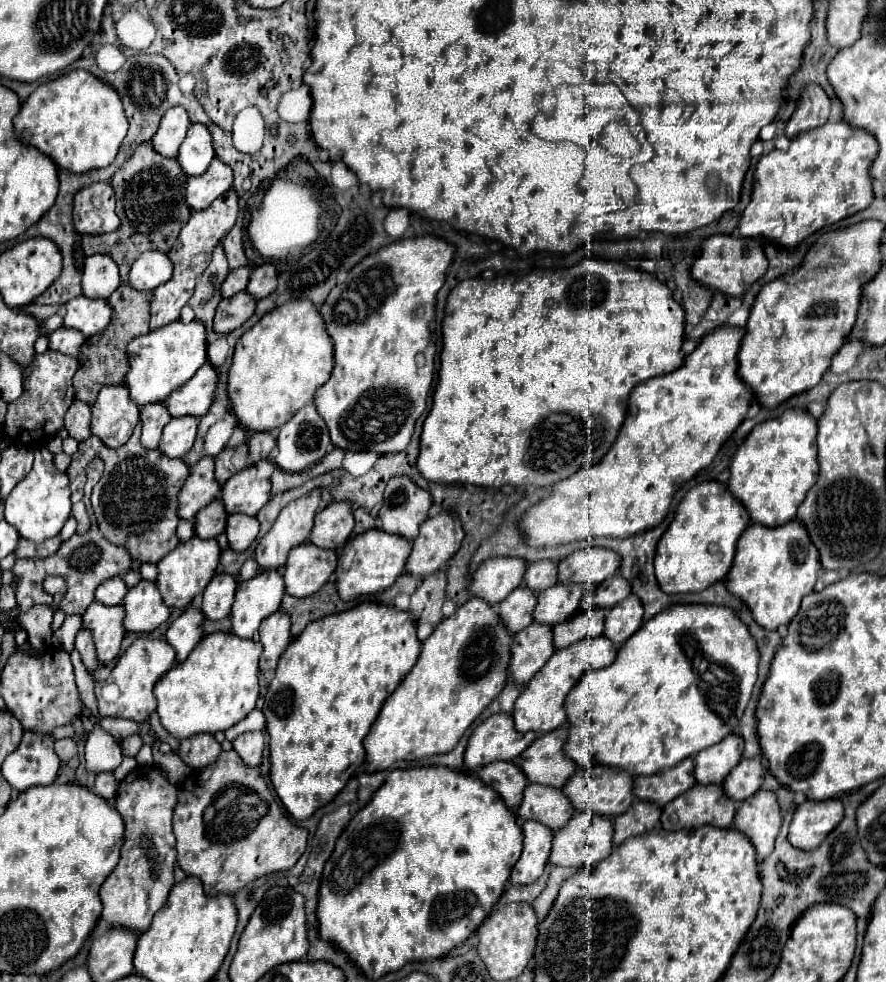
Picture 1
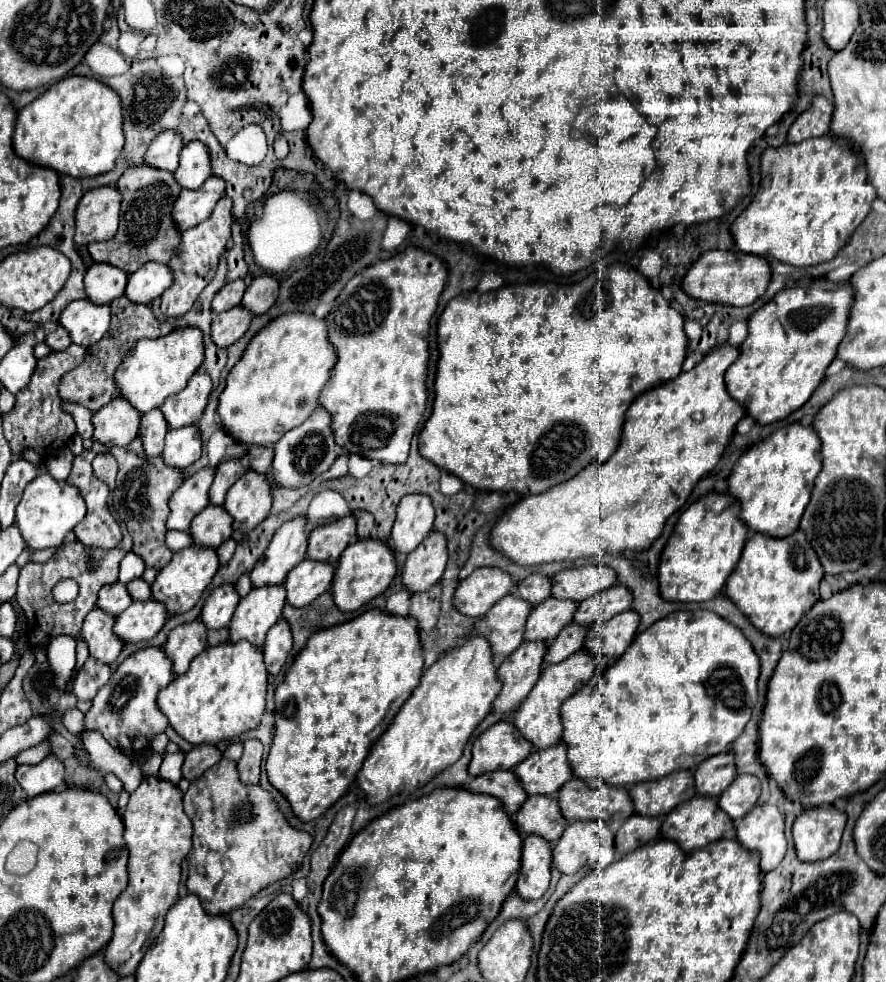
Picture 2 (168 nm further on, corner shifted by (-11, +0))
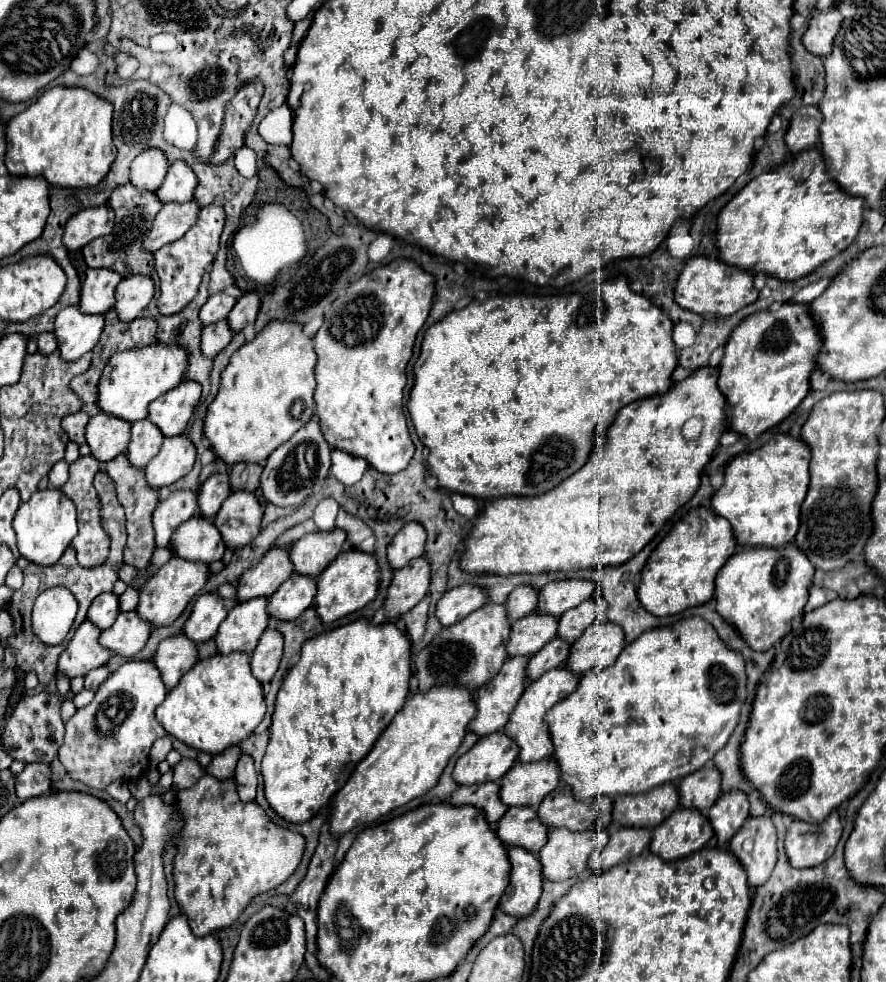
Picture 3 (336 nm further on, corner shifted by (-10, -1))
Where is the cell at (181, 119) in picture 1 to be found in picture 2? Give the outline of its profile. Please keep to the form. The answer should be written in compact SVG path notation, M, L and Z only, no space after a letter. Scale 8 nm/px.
M160 133L148 147L148 151L144 153L144 165L154 167L154 169L162 169L162 171L176 171L178 165L178 155L182 149L182 139L176 133Z

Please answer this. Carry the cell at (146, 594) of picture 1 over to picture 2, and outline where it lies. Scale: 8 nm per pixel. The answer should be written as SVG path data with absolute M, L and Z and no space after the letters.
M134 601L116 617L112 631L122 643L150 641L162 629L166 617L164 605L156 605L156 601Z

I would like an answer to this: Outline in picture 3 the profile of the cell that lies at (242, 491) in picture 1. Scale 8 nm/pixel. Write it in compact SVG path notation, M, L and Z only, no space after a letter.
M235 490L223 502L213 522L219 528L225 544L235 550L247 546L259 534L261 520L263 506L257 496L247 494L247 490Z

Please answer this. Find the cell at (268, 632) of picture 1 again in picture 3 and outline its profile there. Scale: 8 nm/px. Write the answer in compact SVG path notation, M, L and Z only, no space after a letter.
M267 628L251 654L251 670L259 682L269 682L281 662L283 656L283 634L275 628Z

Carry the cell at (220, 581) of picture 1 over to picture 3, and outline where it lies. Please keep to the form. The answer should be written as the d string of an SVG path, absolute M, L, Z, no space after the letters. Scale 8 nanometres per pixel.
M217 592L201 594L193 606L189 620L185 622L183 634L197 644L205 642L217 634L225 616L227 616L227 606Z

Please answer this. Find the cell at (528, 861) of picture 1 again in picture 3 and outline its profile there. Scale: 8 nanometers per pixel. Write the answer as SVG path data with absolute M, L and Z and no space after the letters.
M513 846L509 850L509 860L511 860L511 866L513 866L511 882L509 882L507 890L505 890L505 894L501 896L499 904L511 916L529 916L535 910L535 906L539 902L539 896L543 892L543 880L545 880L543 878L543 866L541 866L537 856L527 854L527 850L519 850L517 846Z

